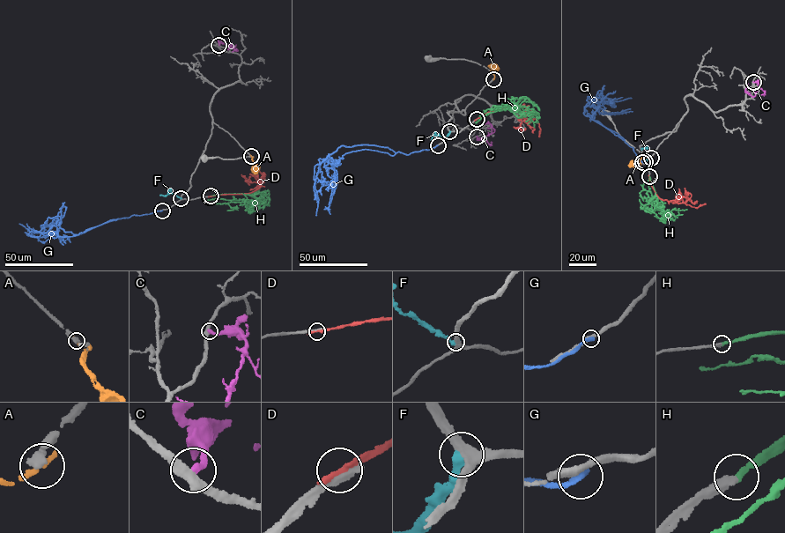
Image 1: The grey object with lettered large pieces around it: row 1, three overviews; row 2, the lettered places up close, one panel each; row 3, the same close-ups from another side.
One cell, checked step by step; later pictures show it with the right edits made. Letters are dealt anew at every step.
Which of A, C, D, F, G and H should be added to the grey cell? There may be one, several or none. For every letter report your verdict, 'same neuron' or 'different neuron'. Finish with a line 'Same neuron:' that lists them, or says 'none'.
A: different neuron
C: different neuron
D: different neuron
F: different neuron
G: different neuron
H: same neuron
Same neuron: H

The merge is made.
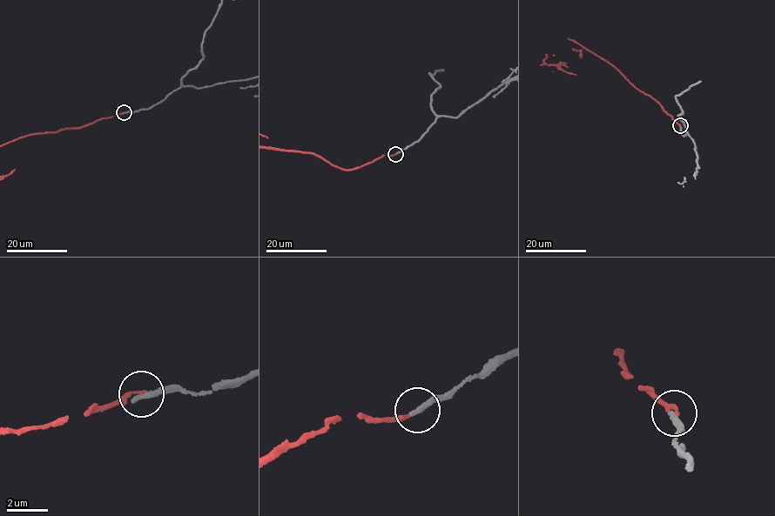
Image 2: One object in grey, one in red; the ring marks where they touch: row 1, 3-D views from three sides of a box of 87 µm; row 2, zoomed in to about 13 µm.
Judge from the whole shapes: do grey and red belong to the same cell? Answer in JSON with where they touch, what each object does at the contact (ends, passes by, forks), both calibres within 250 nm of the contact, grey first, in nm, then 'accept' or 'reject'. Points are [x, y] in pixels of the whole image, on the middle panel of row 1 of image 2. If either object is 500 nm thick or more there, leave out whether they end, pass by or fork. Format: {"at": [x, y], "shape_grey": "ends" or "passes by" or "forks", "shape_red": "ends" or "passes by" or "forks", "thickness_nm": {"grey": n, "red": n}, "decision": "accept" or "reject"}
{"at": [395, 154], "shape_grey": "ends", "shape_red": "ends", "thickness_nm": {"grey": 280, "red": 170}, "decision": "accept"}

